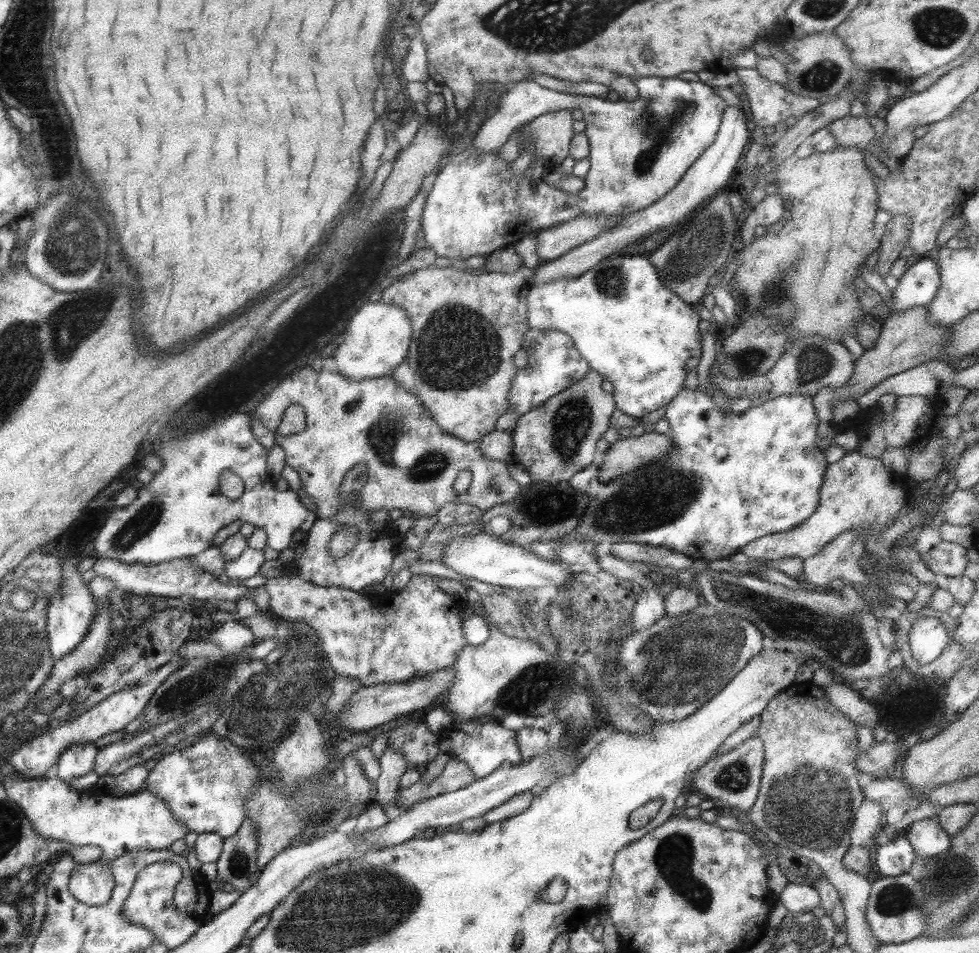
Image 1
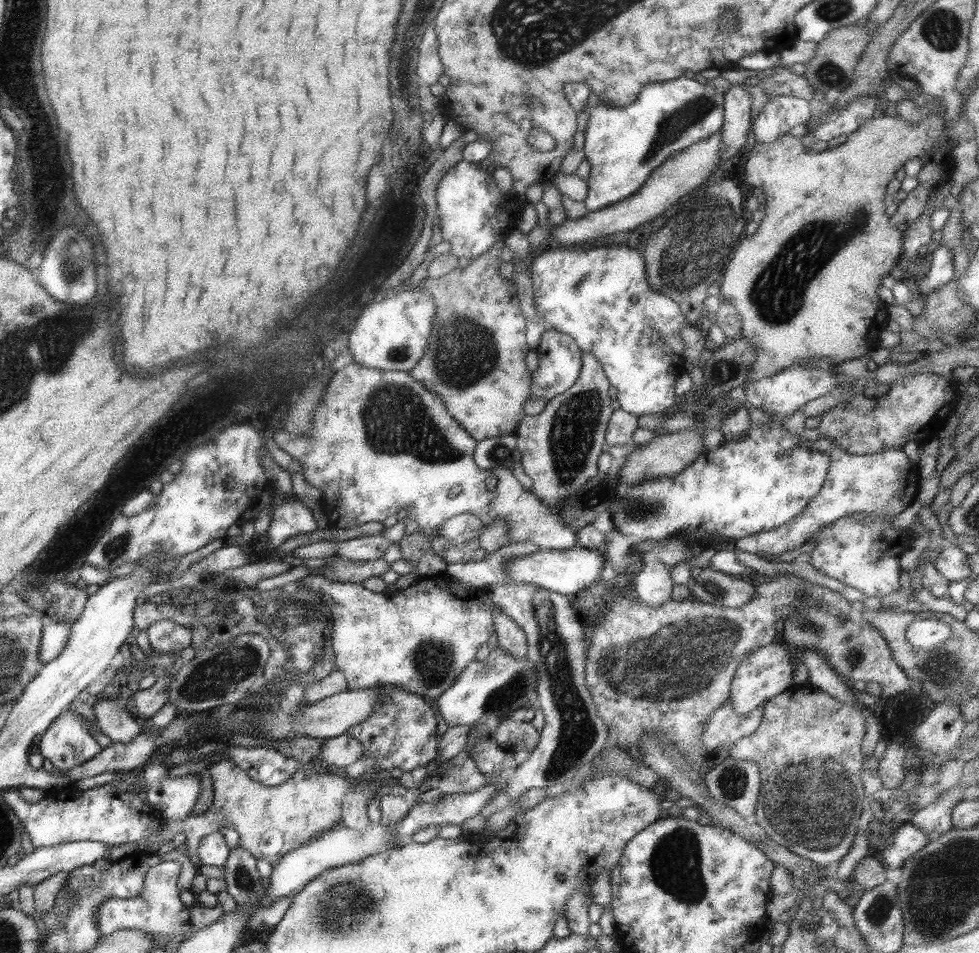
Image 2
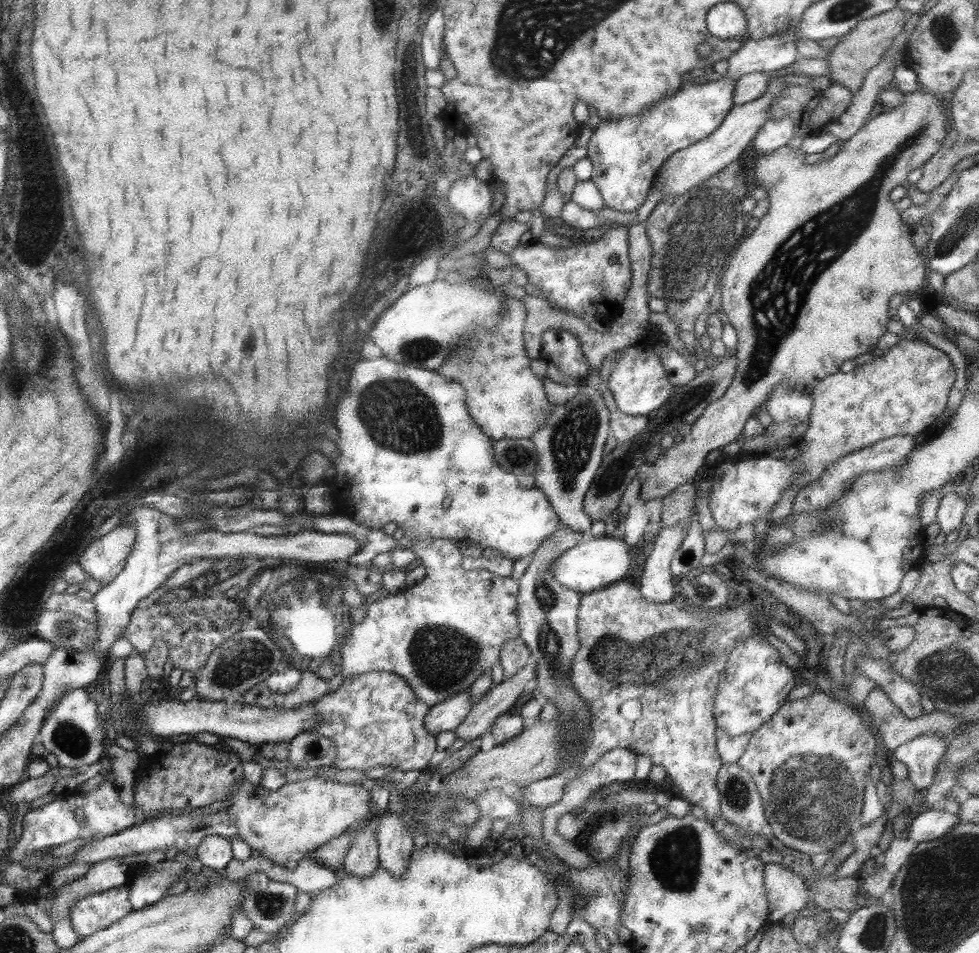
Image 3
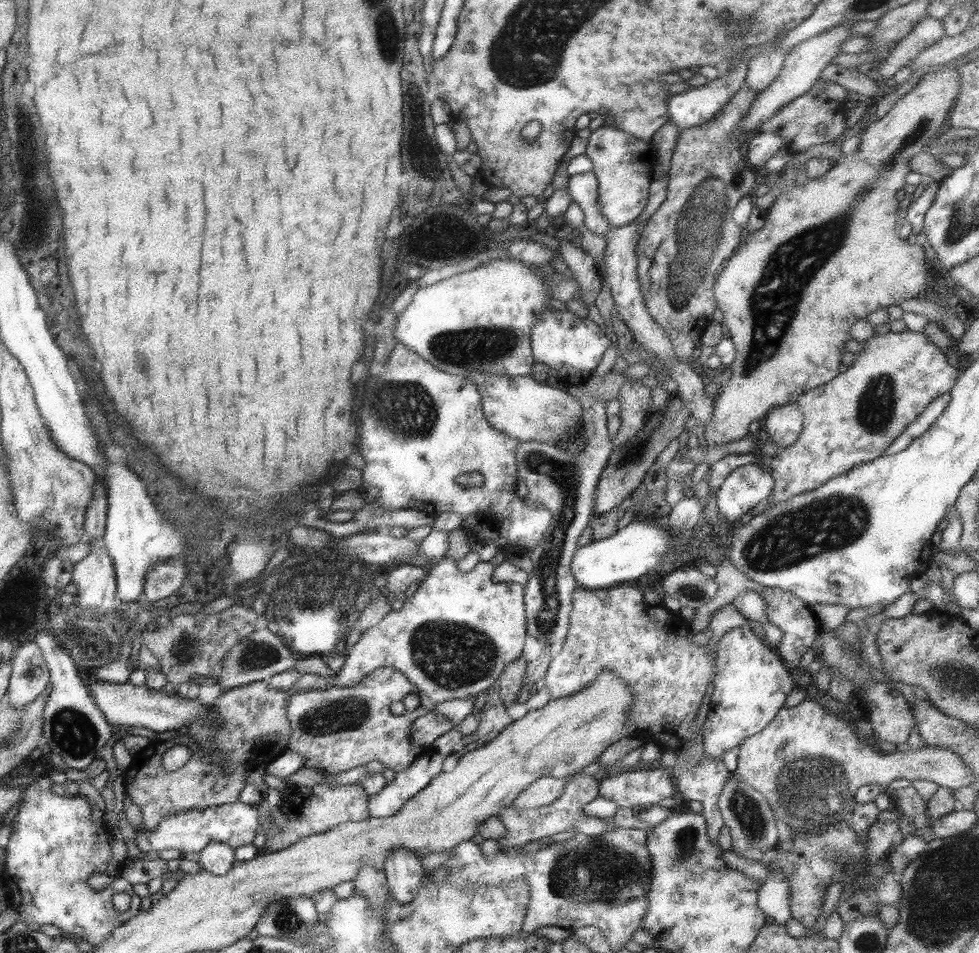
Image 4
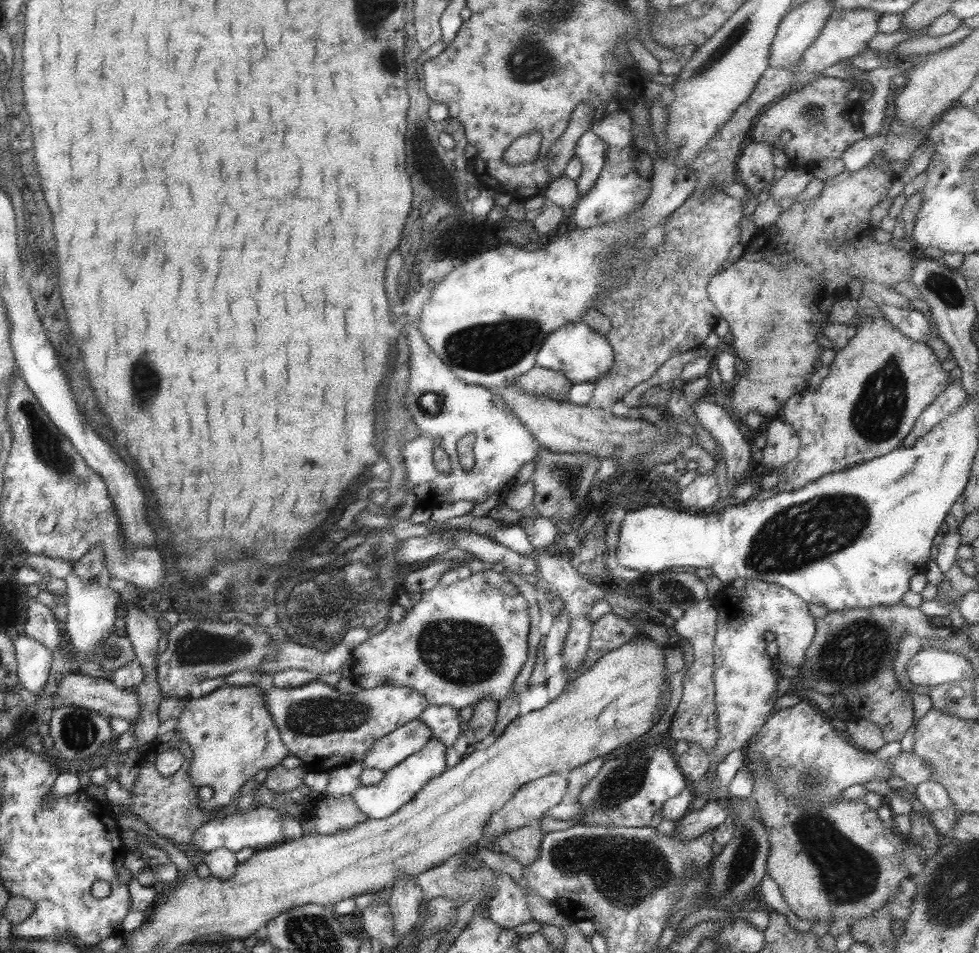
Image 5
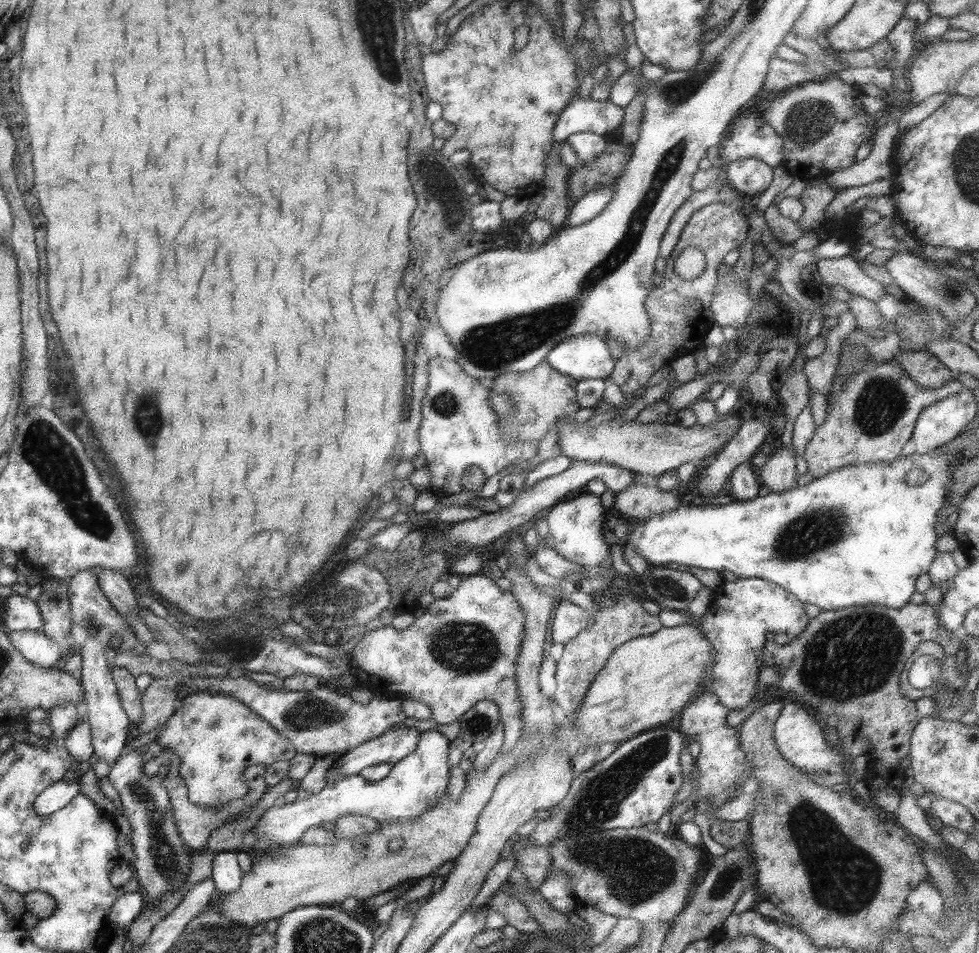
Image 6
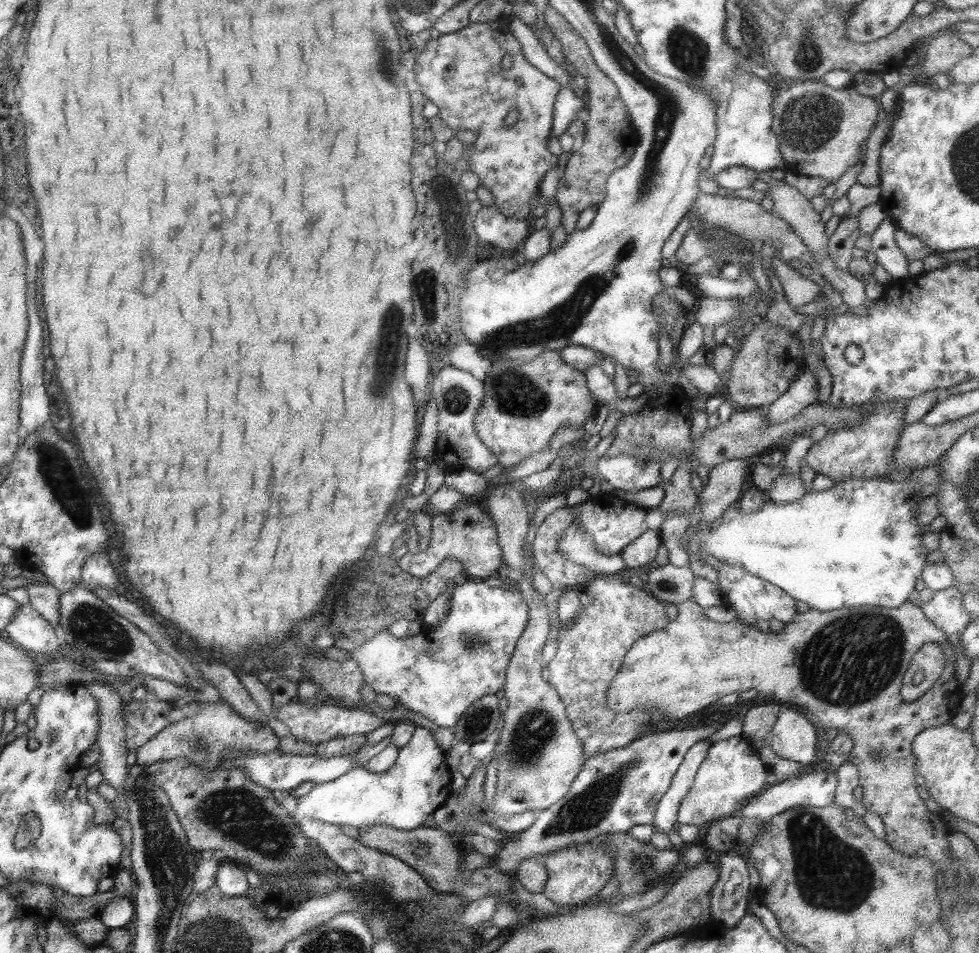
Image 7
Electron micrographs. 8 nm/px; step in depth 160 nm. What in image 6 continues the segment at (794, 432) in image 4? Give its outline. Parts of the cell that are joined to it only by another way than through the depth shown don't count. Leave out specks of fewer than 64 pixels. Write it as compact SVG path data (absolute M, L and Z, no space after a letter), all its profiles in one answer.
M778 445L757 470L757 478L769 493L781 493L795 488L798 474L795 471L795 455L791 449Z

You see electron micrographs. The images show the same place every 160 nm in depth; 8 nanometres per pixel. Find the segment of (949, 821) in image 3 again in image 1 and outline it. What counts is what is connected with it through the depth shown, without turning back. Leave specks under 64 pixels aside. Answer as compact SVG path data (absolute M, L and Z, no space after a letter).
M886 837L878 841L875 849L875 868L884 877L900 876L907 872L916 852L905 837Z

